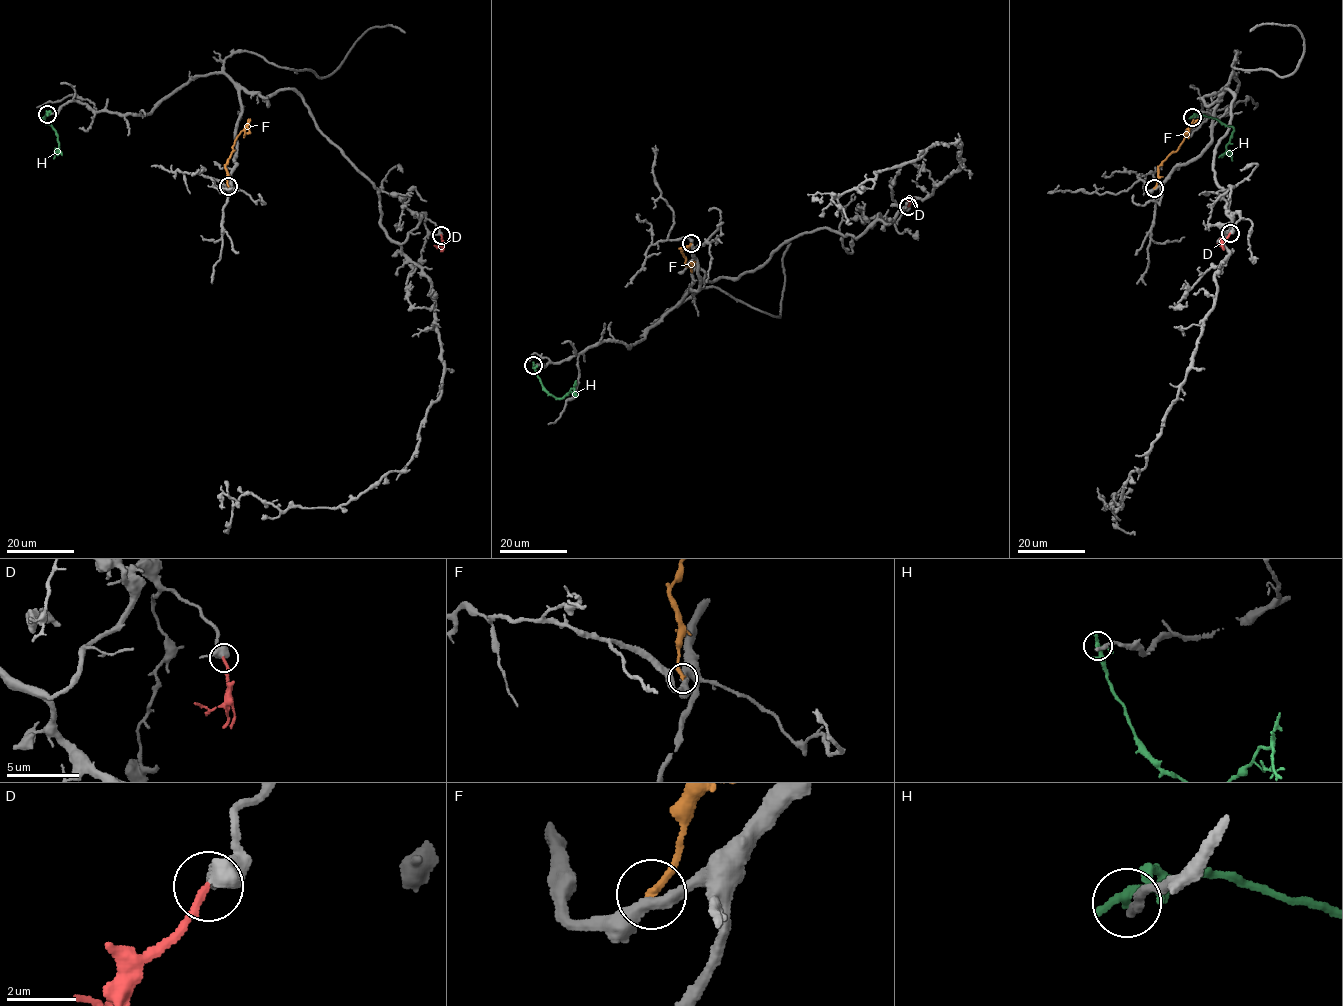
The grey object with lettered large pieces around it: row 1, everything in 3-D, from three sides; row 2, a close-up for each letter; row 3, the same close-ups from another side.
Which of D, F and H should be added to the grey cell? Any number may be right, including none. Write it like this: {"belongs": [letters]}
{"belongs": ["D"]}

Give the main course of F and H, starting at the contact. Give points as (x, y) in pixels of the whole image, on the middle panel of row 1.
F: (691, 243), (680, 248), (691, 272)
H: (533, 365), (543, 389), (557, 398), (574, 388), (577, 396)

